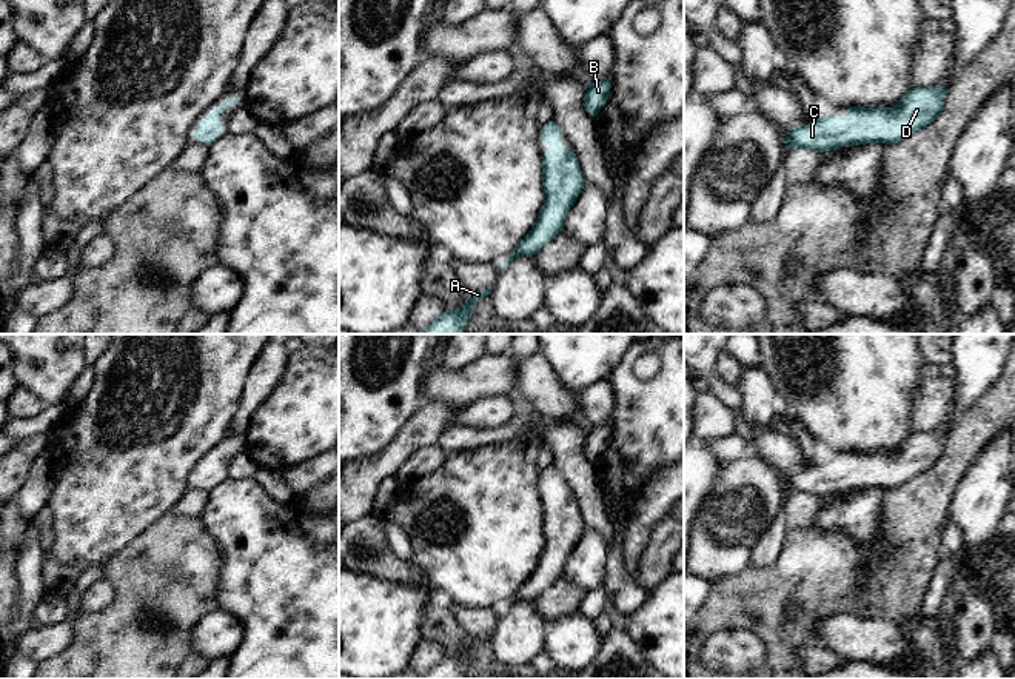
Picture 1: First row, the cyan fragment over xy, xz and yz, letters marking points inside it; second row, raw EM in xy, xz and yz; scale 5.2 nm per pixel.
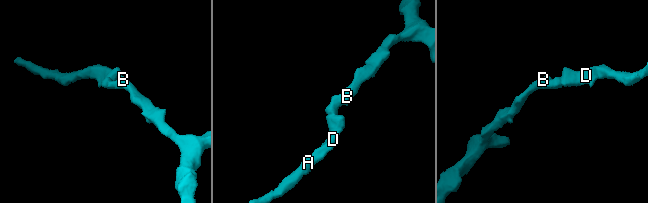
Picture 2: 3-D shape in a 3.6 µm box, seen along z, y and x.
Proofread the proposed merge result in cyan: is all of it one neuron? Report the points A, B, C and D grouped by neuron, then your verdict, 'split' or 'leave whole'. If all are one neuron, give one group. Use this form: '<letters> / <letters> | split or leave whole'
A B C D | leave whole

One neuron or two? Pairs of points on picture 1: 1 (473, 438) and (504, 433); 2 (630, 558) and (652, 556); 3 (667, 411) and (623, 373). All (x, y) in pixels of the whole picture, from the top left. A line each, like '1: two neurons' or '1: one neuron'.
1: one neuron
2: two neurons
3: one neuron

